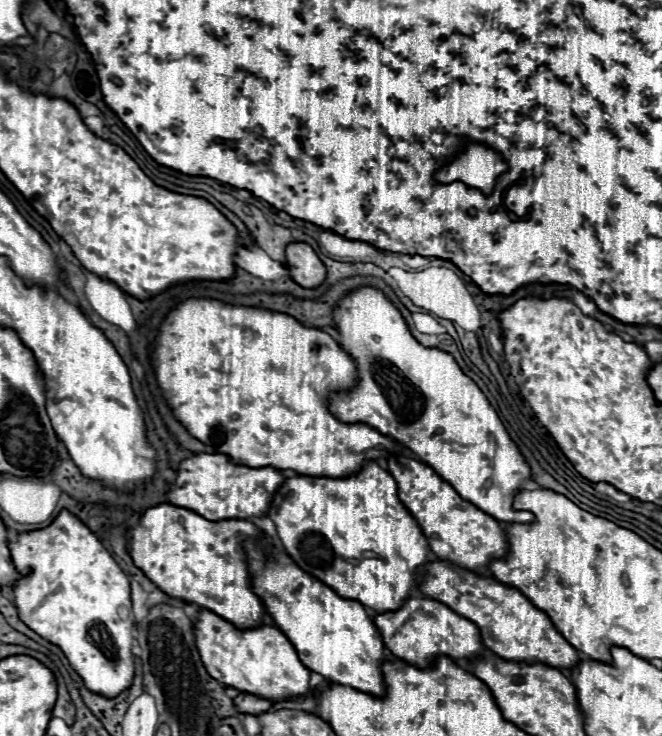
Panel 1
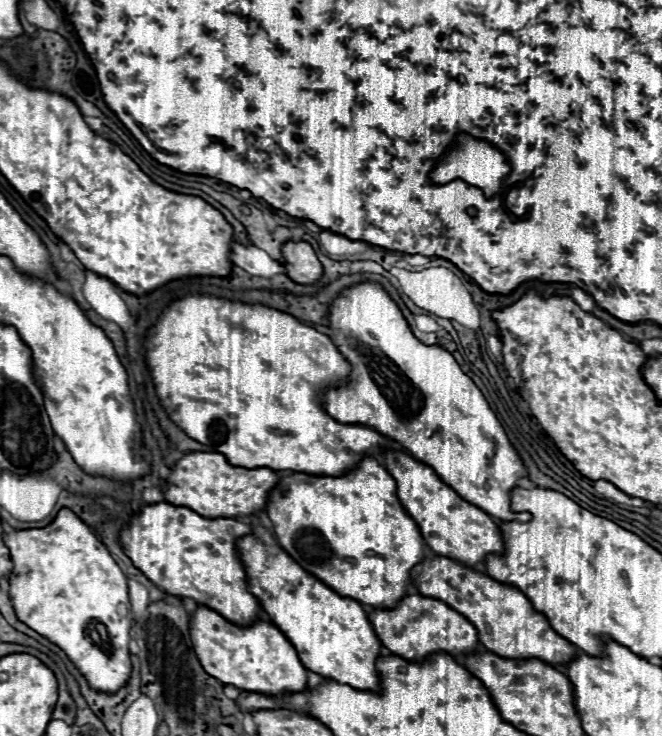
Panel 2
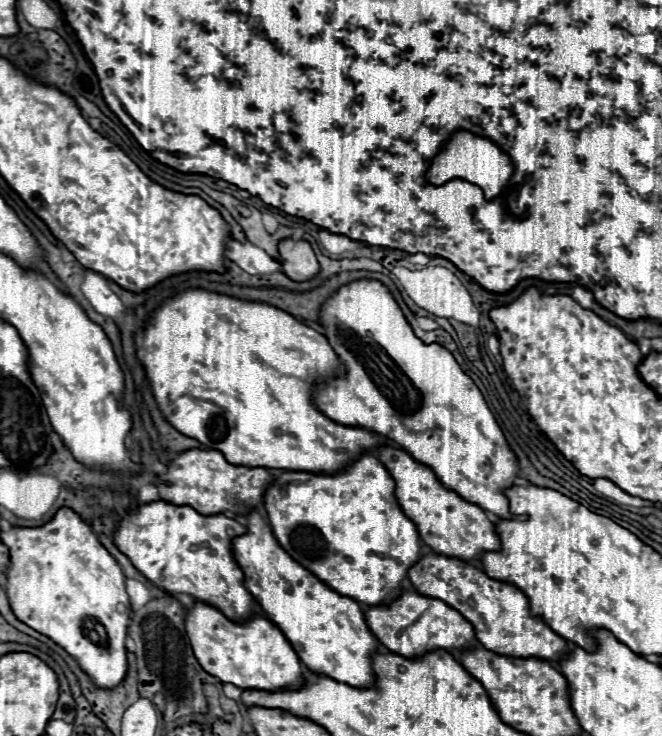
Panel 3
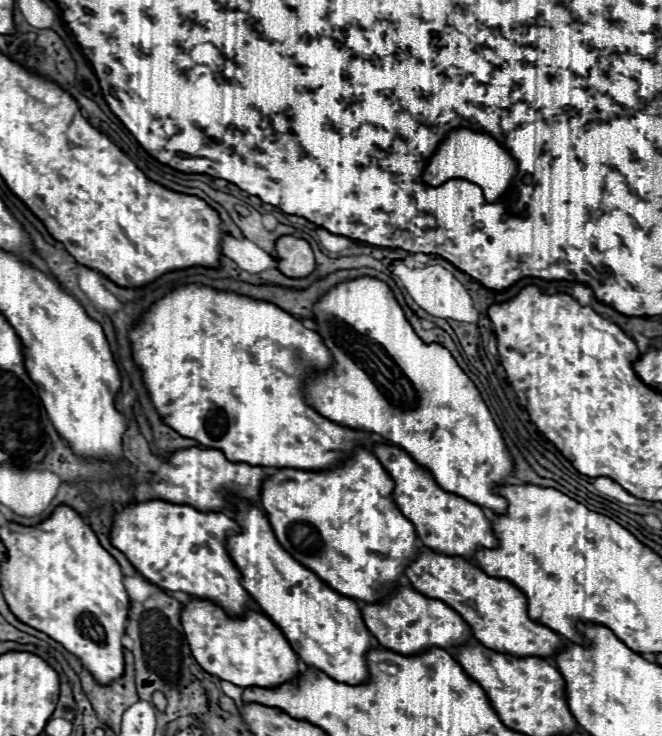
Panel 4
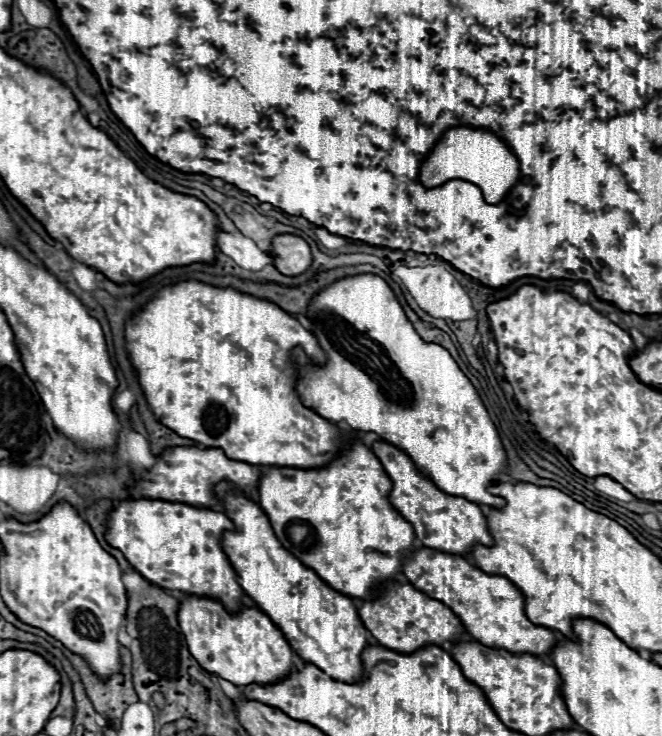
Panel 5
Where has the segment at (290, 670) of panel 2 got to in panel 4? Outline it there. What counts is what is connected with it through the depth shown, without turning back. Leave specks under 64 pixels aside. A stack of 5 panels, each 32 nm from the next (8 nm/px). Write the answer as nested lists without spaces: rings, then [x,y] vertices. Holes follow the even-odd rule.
[[[194,598],[182,608],[182,626],[198,664],[220,680],[232,682],[240,688],[278,688],[300,676],[296,652],[278,626],[264,614],[252,610],[242,618],[230,618],[220,606]]]

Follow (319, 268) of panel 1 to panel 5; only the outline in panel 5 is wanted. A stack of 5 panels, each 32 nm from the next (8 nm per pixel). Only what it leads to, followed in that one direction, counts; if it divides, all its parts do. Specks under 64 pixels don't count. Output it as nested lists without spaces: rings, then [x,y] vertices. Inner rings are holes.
[[[280,234],[272,240],[272,258],[274,266],[286,276],[300,276],[312,266],[308,242],[292,234]]]

